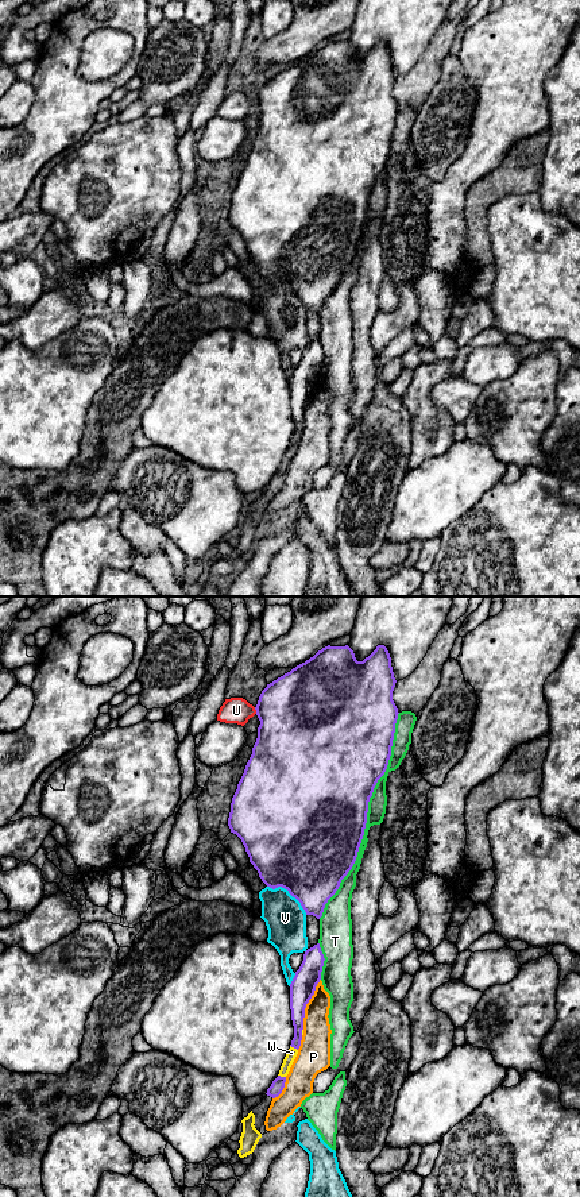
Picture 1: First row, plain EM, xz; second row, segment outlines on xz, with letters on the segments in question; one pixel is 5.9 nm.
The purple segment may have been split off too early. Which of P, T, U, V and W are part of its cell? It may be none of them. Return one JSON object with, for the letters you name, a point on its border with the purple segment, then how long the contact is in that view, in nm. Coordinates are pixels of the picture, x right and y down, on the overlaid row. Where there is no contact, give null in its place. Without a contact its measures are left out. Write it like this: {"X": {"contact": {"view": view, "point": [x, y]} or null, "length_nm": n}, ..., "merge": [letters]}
{"merge": []}

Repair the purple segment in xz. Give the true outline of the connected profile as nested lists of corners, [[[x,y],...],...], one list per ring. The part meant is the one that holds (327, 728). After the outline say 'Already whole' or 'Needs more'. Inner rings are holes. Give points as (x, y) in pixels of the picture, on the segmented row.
[[[328,645],[305,663],[267,684],[255,707],[256,715],[260,721],[258,738],[244,773],[237,784],[237,789],[232,798],[228,826],[231,833],[241,839],[250,857],[250,862],[258,870],[262,881],[272,889],[278,887],[287,889],[289,893],[301,903],[306,915],[313,915],[317,919],[322,916],[325,904],[336,893],[341,880],[348,874],[356,861],[367,823],[370,798],[372,796],[378,780],[384,775],[388,765],[395,723],[399,714],[393,700],[395,683],[397,680],[391,667],[391,657],[384,645],[378,645],[376,649],[363,661],[356,660],[353,650],[348,645]]]. Already whole

